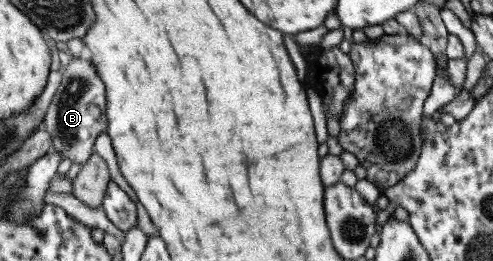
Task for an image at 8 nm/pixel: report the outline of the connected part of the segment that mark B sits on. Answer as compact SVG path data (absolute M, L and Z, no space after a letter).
M81 58L69 60L62 70L57 86L43 116L41 127L50 135L50 149L58 151L62 159L79 165L92 154L94 139L100 131L106 131L104 85L90 61Z

